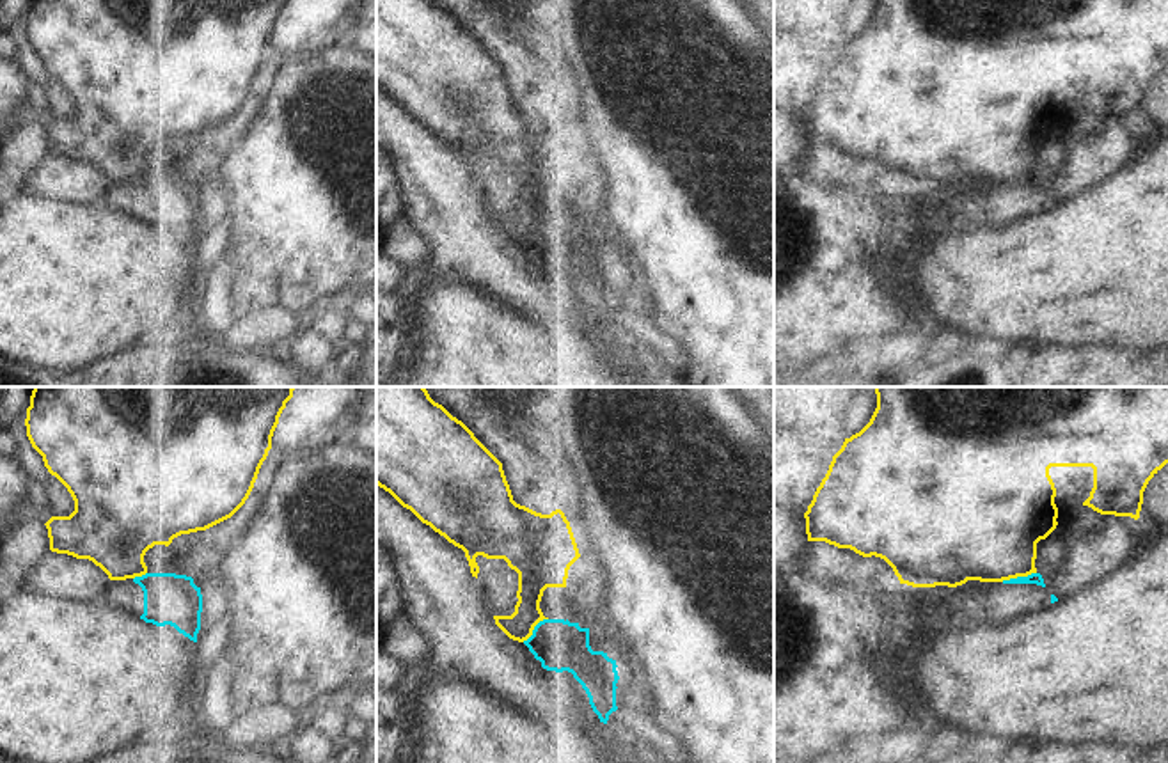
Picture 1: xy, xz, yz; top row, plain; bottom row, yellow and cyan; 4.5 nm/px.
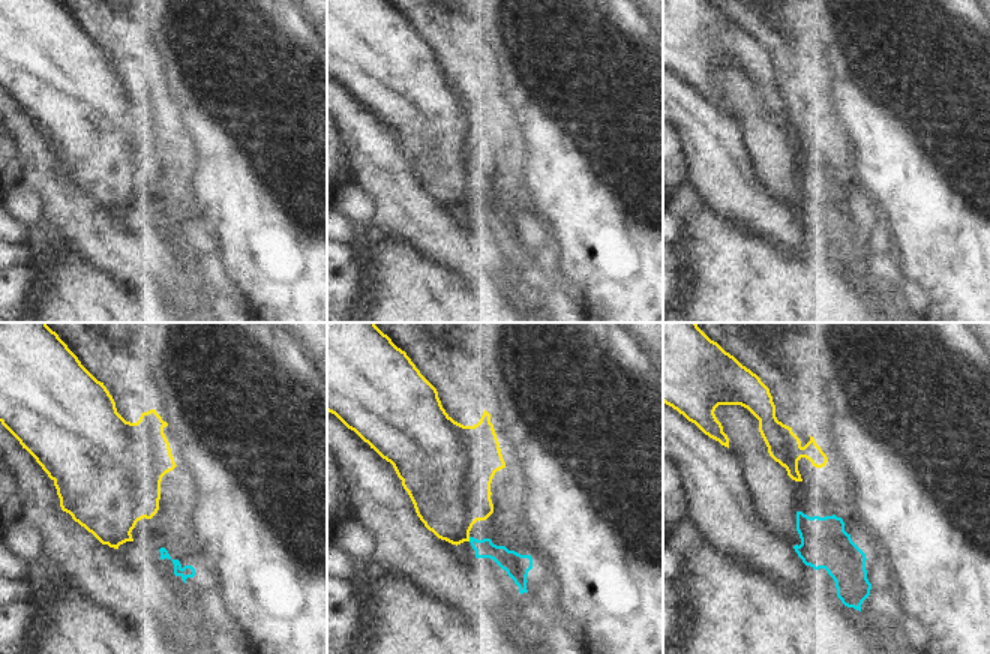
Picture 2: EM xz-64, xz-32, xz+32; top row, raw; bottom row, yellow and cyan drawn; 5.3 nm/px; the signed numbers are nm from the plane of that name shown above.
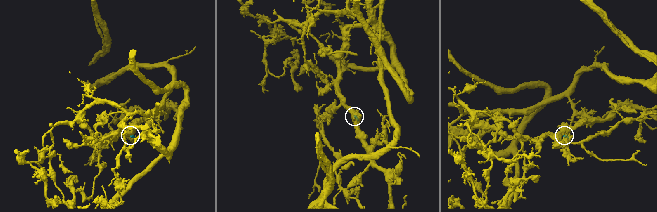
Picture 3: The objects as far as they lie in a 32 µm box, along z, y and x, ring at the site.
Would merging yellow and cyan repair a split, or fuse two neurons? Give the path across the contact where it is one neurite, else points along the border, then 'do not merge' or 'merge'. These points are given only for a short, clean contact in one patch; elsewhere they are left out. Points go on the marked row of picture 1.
do not merge

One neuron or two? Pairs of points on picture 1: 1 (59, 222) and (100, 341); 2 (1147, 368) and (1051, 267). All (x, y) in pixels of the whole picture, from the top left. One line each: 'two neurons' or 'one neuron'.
1: one neuron
2: two neurons

